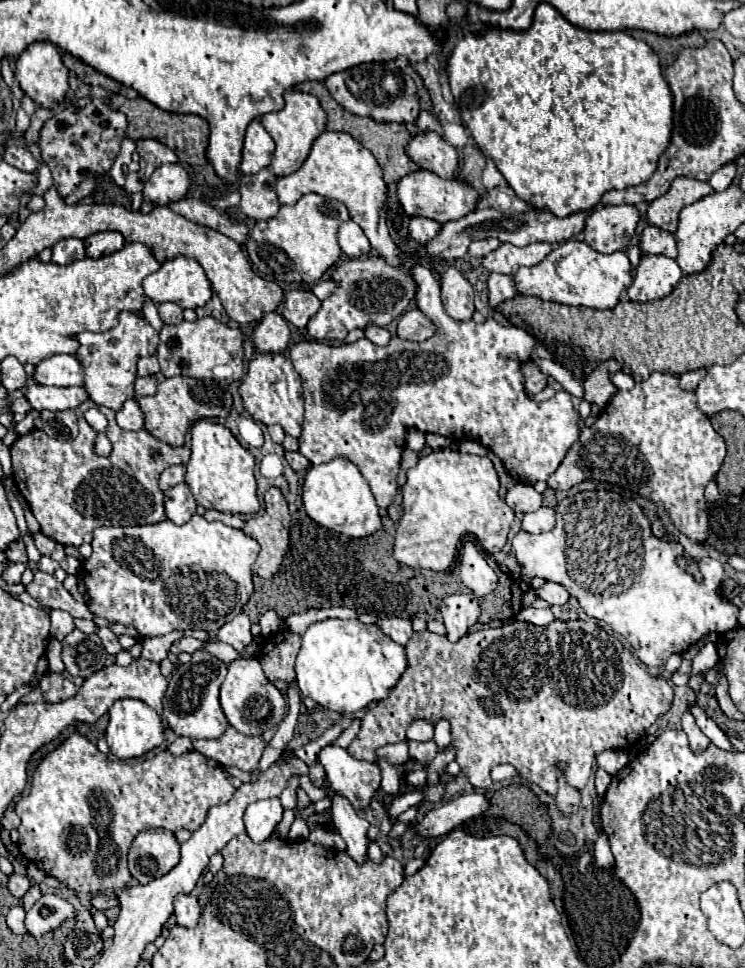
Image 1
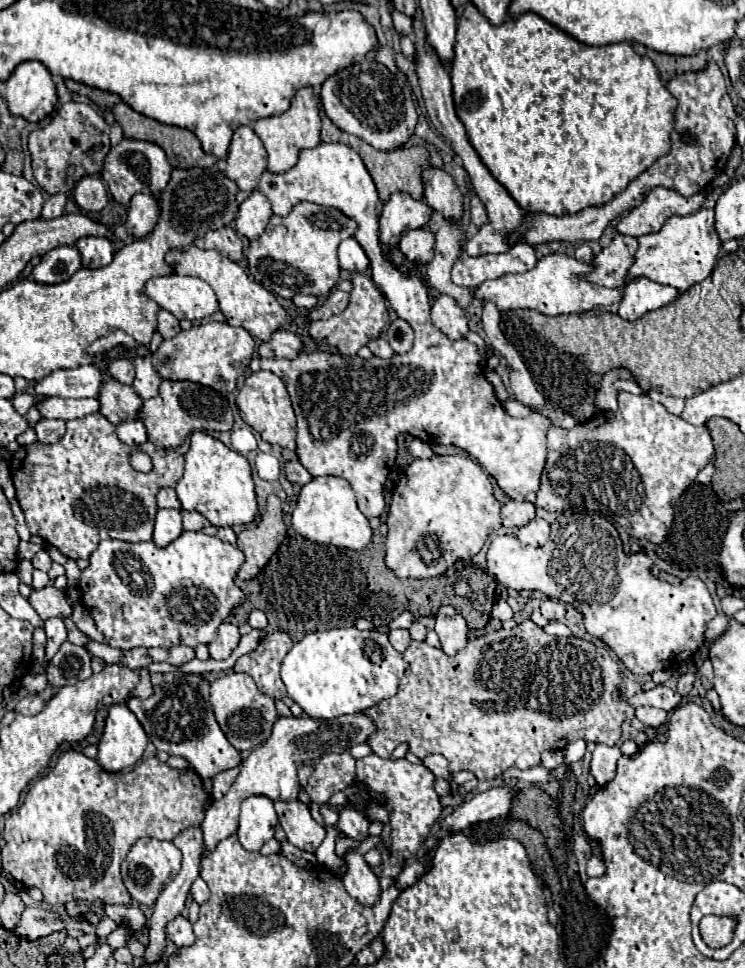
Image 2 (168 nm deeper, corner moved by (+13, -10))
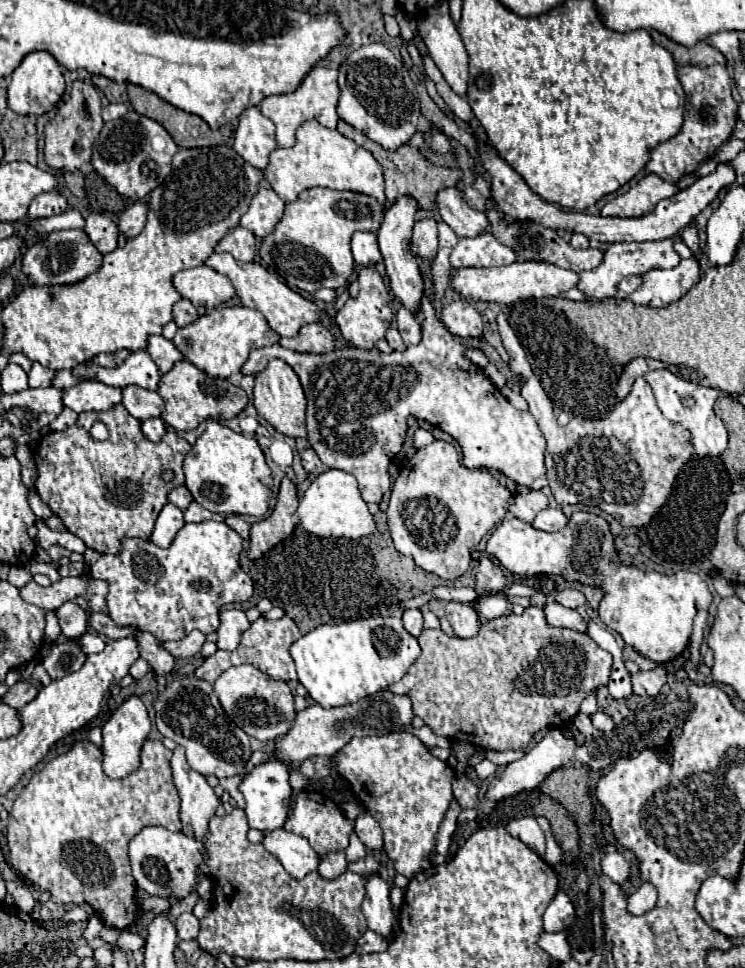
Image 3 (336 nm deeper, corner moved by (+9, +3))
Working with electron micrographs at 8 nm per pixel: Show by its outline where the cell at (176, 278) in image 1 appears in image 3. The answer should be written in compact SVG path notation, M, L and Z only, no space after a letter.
M208 265L176 273L174 287L182 297L190 299L196 307L206 307L206 309L216 309L218 305L236 297L236 289L232 287L230 279L226 275L216 273Z

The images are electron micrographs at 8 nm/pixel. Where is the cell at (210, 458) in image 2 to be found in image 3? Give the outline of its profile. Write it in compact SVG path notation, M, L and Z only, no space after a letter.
M208 421L206 431L198 437L192 451L184 459L186 487L194 501L212 513L224 515L254 515L262 517L268 511L270 493L264 479L270 477L270 467L258 445L250 435L232 431L226 425Z

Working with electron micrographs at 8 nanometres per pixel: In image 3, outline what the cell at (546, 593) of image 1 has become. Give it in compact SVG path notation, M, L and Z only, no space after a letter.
M564 589L564 591L560 591L560 593L556 595L556 601L558 601L560 605L564 605L564 607L578 609L578 607L582 607L582 605L586 603L586 597L584 597L580 591L576 591L576 589Z

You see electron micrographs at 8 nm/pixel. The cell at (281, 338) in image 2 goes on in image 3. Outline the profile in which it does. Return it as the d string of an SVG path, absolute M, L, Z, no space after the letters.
M316 323L316 325L306 325L304 329L300 329L300 333L296 337L284 337L280 339L280 345L298 353L330 353L334 351L334 337L332 333Z

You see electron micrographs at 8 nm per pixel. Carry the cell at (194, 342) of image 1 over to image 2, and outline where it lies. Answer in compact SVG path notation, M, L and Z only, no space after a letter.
M206 322L190 330L180 330L178 336L164 340L152 354L152 366L164 380L190 380L228 394L236 390L236 380L242 368L250 364L254 348L256 342L244 328L234 328L226 322Z

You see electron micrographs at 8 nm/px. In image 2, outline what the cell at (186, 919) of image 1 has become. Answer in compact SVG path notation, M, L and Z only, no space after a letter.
M176 916L172 922L166 926L166 936L176 944L176 946L190 946L194 944L194 934L192 934L192 924L186 916Z

